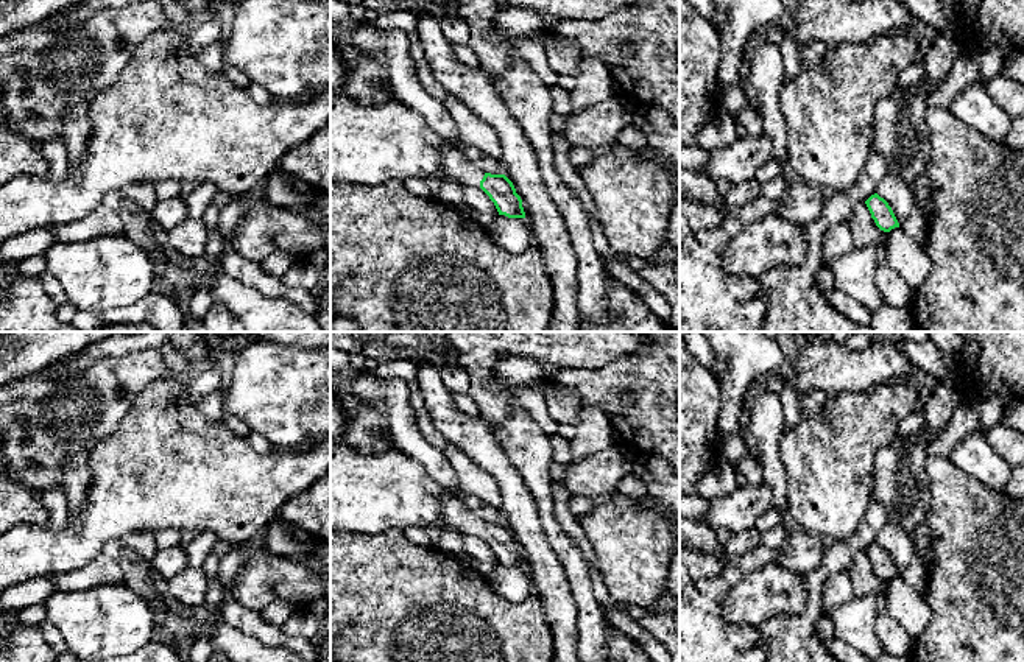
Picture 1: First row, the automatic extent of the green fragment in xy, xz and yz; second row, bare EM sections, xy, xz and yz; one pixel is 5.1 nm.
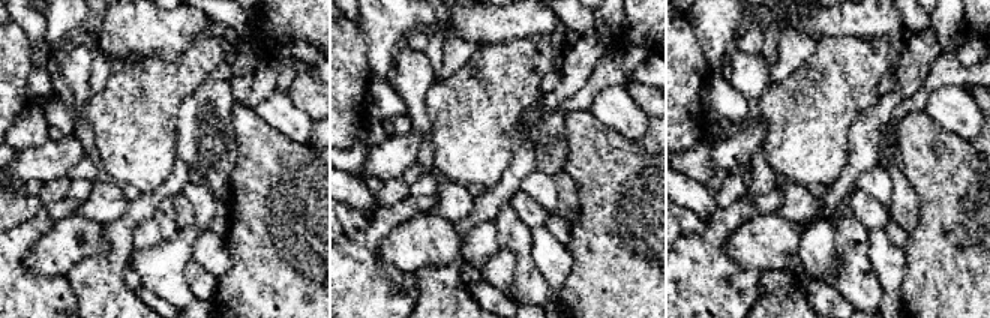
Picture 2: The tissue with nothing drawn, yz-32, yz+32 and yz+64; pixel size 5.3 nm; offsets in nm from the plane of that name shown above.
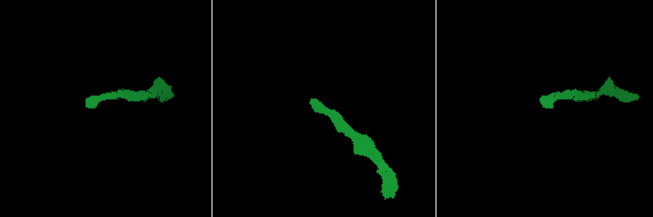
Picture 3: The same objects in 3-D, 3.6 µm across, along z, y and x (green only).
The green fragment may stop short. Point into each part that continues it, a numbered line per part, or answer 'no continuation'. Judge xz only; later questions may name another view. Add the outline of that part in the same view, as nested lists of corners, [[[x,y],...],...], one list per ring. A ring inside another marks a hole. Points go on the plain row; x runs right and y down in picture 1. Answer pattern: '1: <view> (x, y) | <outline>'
1: xz (454, 511) | [[[450,494],[441,502],[441,523],[450,525],[468,536],[480,537],[485,520],[466,506],[466,497]]]

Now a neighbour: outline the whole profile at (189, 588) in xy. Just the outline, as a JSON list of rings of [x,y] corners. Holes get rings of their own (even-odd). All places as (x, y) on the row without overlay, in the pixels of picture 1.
[[[189,565],[168,581],[164,581],[162,590],[167,598],[193,609],[204,604],[209,581],[203,567],[196,569]]]

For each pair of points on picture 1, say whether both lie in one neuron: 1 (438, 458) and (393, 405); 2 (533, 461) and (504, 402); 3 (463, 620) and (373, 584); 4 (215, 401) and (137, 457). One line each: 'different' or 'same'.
1: same
2: same
3: same
4: different

